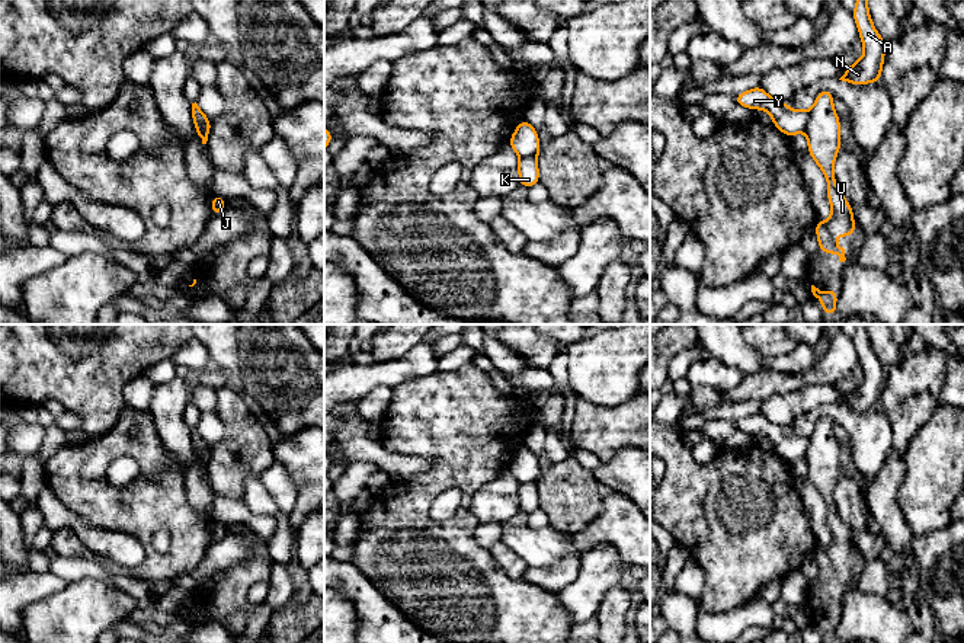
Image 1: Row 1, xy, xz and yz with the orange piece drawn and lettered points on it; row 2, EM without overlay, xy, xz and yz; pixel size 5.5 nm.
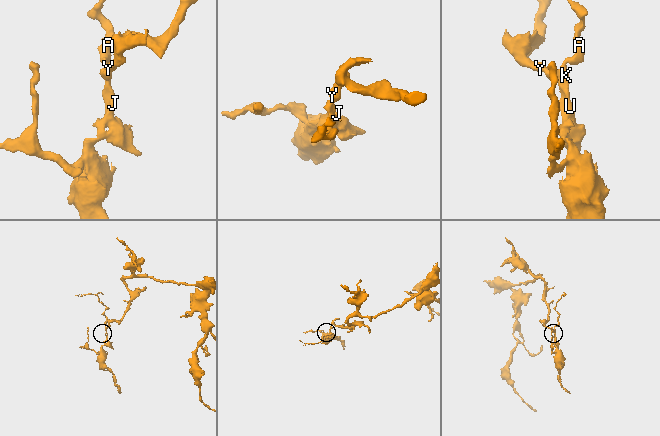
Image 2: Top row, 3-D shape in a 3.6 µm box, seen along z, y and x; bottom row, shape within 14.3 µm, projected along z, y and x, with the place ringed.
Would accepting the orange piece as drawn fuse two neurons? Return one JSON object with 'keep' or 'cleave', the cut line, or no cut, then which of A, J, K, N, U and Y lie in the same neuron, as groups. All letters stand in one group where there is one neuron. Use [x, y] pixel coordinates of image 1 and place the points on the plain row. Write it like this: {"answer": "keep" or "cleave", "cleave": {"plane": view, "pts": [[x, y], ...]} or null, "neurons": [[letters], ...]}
{"answer": "cleave", "cleave": {"plane": "yz", "pts": [[809, 438], [804, 456]]}, "neurons": [["A", "J", "K", "N", "U"], ["Y"]]}

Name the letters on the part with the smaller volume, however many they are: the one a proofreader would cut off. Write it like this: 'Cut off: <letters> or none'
Cut off: A, J, K, N, U

